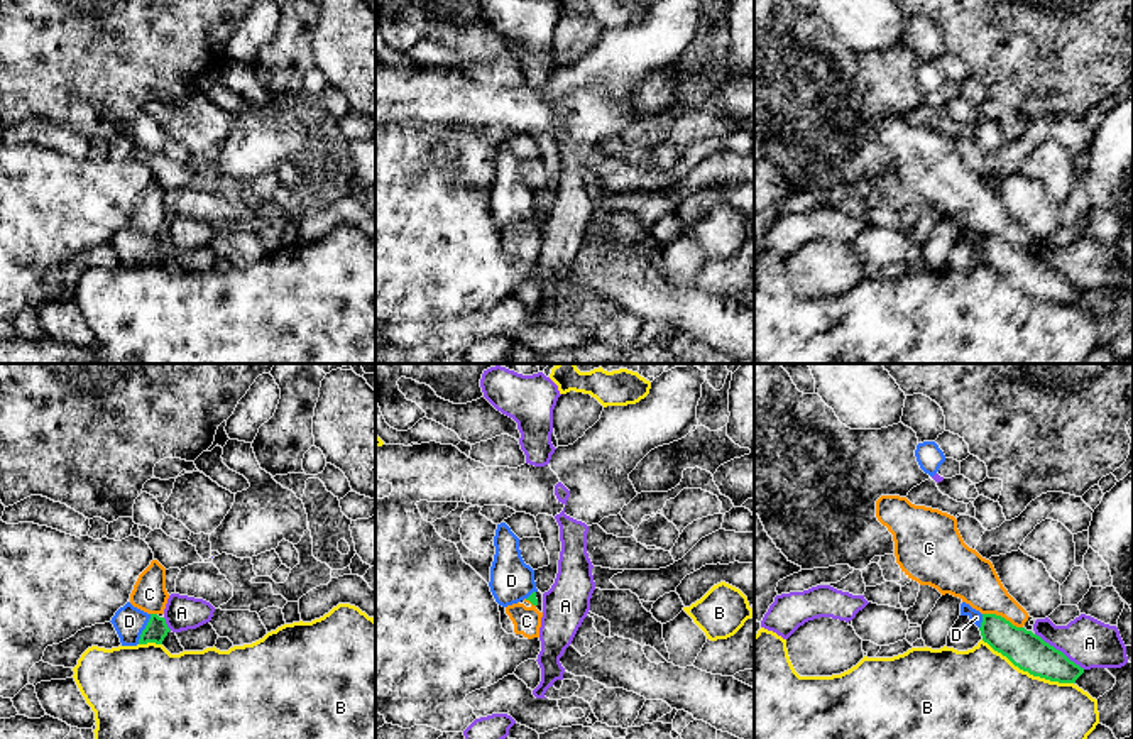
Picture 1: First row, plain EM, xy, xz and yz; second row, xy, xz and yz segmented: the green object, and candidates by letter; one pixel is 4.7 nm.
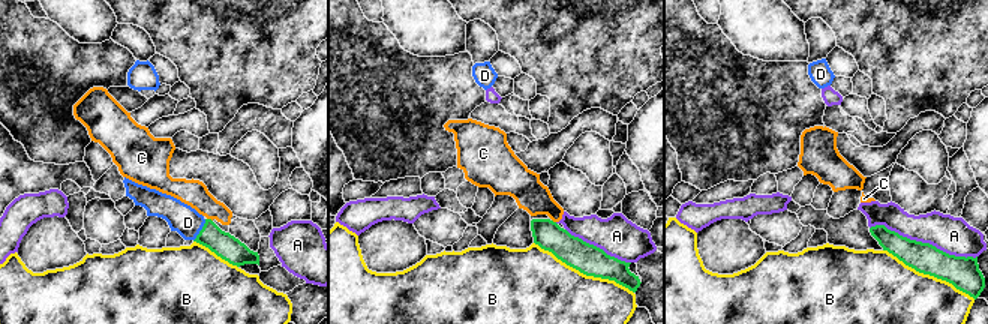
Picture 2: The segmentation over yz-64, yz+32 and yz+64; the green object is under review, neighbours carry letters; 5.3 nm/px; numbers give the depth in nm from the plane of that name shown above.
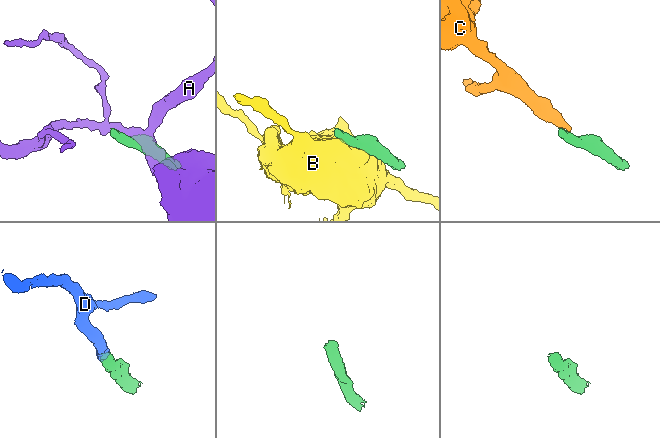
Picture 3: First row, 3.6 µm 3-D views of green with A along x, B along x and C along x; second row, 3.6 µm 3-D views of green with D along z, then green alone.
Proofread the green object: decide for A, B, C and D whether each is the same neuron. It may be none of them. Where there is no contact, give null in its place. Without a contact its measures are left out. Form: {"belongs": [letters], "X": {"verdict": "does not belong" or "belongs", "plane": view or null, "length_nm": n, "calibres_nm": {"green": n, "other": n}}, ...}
{"belongs": ["D"], "A": {"verdict": "does not belong", "plane": "yz", "length_nm": 300, "calibres_nm": {"green": 180, "other": 240}}, "B": {"verdict": "does not belong", "plane": "yz", "length_nm": 480, "calibres_nm": {"green": 180, "other": 480}}, "C": {"verdict": "does not belong", "plane": "yz", "length_nm": 200, "calibres_nm": {"green": 180, "other": 220}}, "D": {"verdict": "belongs", "plane": "xy", "length_nm": 160, "calibres_nm": {"green": 110, "other": 150}}}

